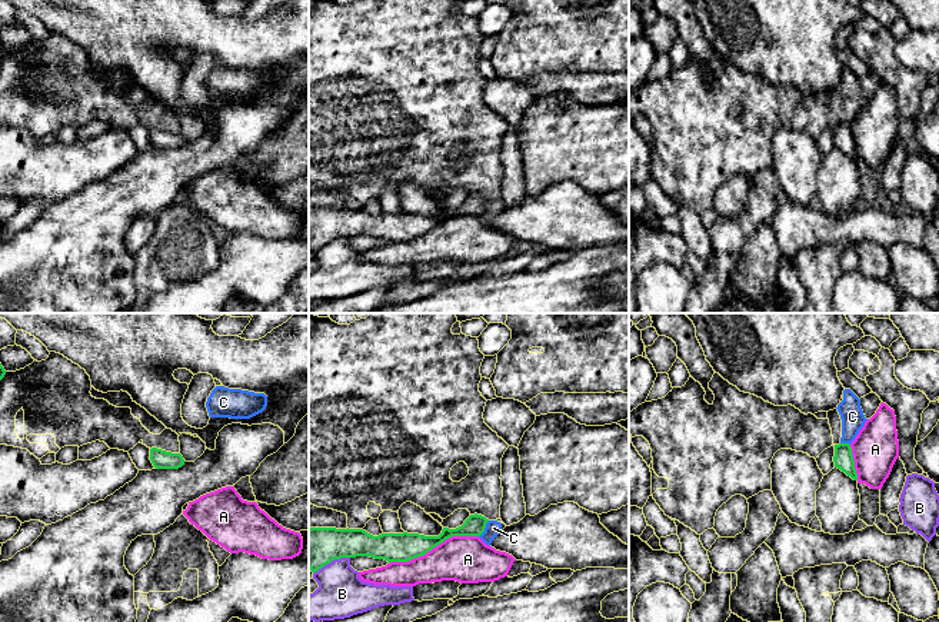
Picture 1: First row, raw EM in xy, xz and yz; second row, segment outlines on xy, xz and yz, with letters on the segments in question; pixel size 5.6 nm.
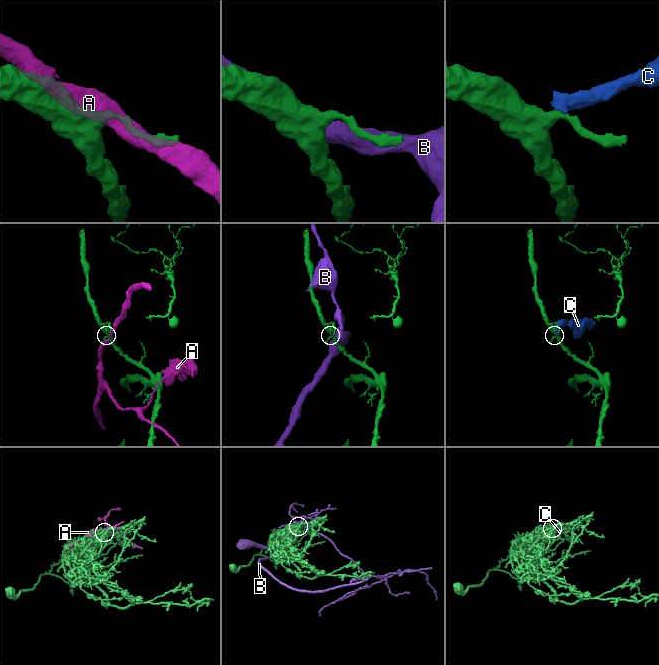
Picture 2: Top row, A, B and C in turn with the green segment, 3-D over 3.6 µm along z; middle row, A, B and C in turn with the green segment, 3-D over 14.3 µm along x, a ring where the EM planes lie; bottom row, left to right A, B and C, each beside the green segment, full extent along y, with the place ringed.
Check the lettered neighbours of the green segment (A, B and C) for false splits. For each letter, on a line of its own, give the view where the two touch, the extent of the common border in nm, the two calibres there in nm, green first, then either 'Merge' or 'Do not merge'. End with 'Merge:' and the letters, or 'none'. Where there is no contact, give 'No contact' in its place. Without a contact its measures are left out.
A: Touches green in xz. Shared border 550 nm. Thickness 160 nm (green) against 280 nm. Do not merge
B: Touches green in xz. Shared border 220 nm. Thickness 220 nm (green) against 280 nm. Do not merge
C: Touches green in xz. Shared border 110 nm. Thickness 120 nm (green) against 90 nm. Do not merge
Merge: none

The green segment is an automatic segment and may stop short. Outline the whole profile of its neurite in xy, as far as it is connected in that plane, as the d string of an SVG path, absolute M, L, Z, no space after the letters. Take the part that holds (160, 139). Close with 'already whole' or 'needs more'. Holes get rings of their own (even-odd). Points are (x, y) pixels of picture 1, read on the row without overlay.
M157 127L150 129L150 140L156 149L179 149L186 142L180 133L166 132Z | already whole

